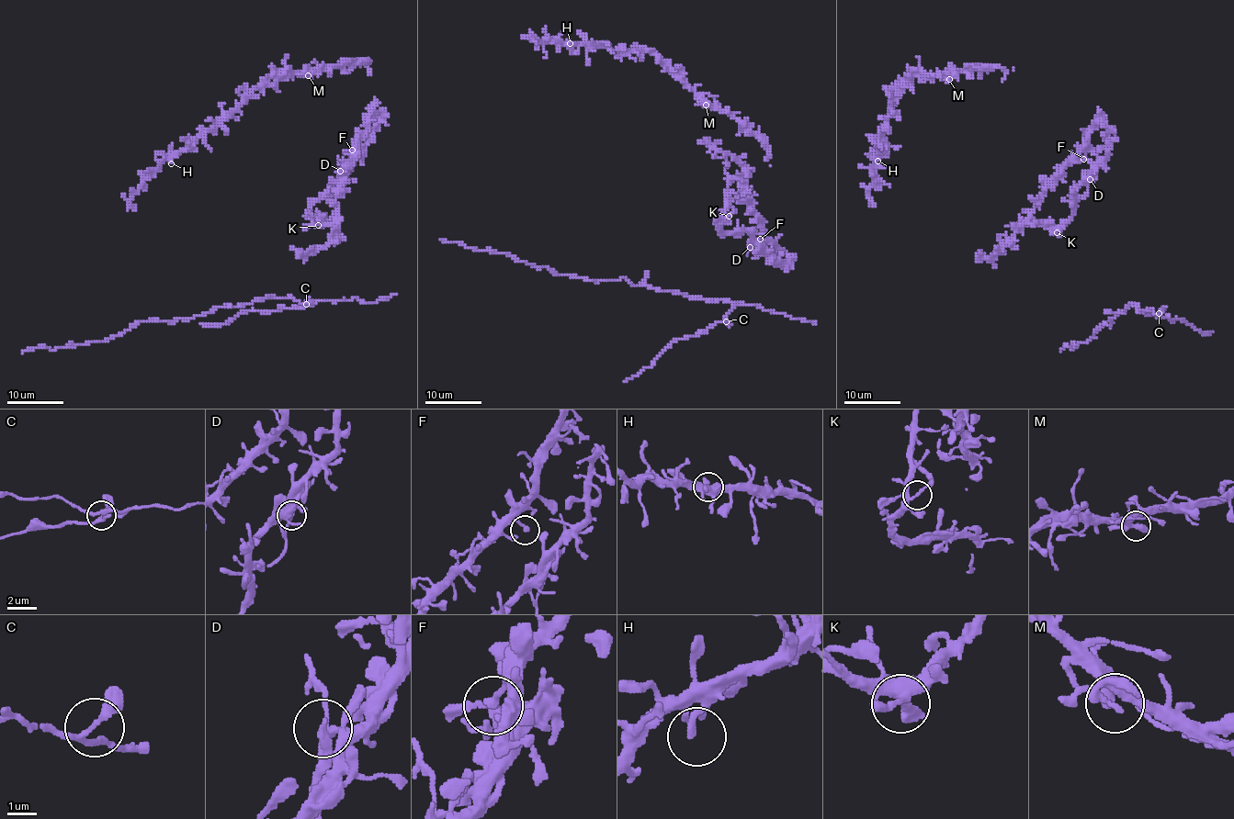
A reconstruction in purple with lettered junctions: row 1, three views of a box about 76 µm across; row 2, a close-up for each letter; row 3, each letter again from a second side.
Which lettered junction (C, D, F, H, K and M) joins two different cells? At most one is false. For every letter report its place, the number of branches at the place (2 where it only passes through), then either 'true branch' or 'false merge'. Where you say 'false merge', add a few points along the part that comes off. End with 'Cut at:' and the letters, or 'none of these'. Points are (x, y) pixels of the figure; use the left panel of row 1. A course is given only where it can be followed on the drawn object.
C: (306, 304) | 3 | true branch
D: (340, 171) | 3 | false merge | (340, 171), (339, 191)
F: (352, 150) | 2 | true branch
H: (171, 163) | 2 | true branch
K: (318, 225) | 4 | true branch
M: (308, 75) | 2 | true branch
Cut at: D

